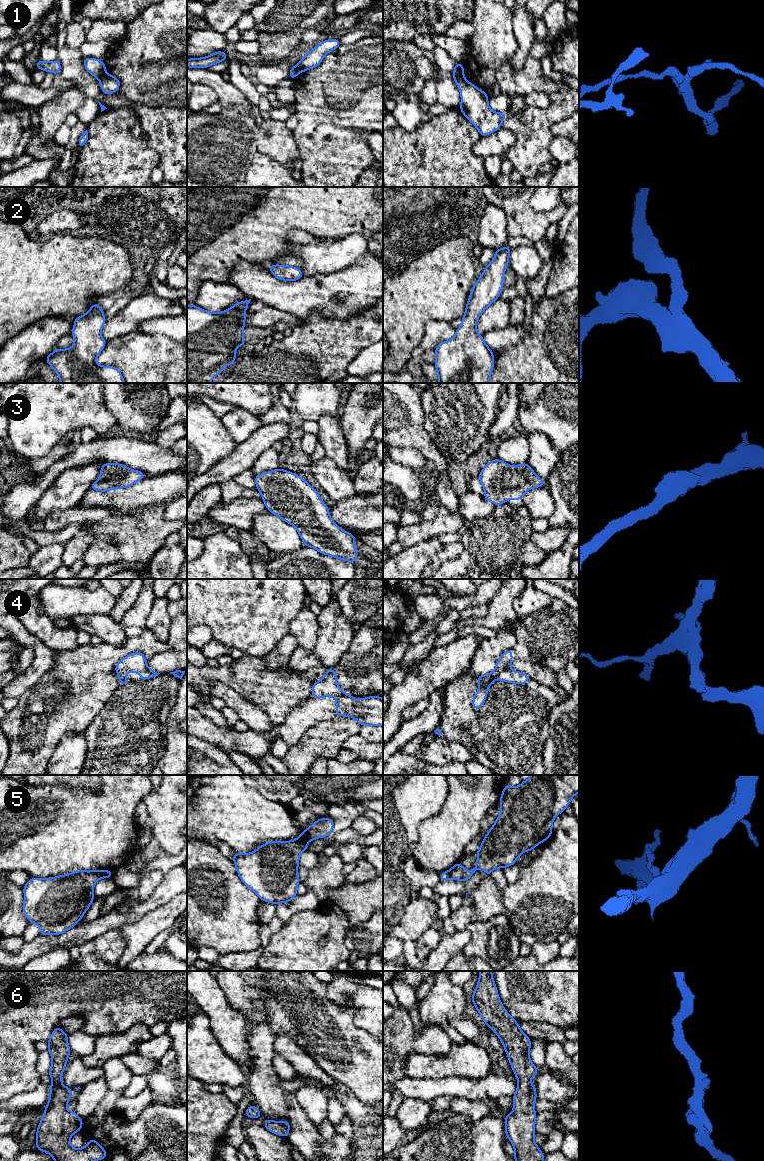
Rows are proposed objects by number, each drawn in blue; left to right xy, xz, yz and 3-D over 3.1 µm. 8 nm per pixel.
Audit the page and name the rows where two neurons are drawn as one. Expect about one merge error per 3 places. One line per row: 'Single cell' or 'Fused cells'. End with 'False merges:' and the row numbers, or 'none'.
1: Fused cells
2: Single cell
3: Single cell
4: Fused cells
5: Fused cells
6: Single cell
False merges: 1, 4, 5

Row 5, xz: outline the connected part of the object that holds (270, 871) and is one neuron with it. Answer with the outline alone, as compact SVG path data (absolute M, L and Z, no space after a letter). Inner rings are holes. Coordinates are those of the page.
M303 840L270 841L248 854L233 851L233 862L241 881L261 901L288 903L297 896L299 856L307 848Z

